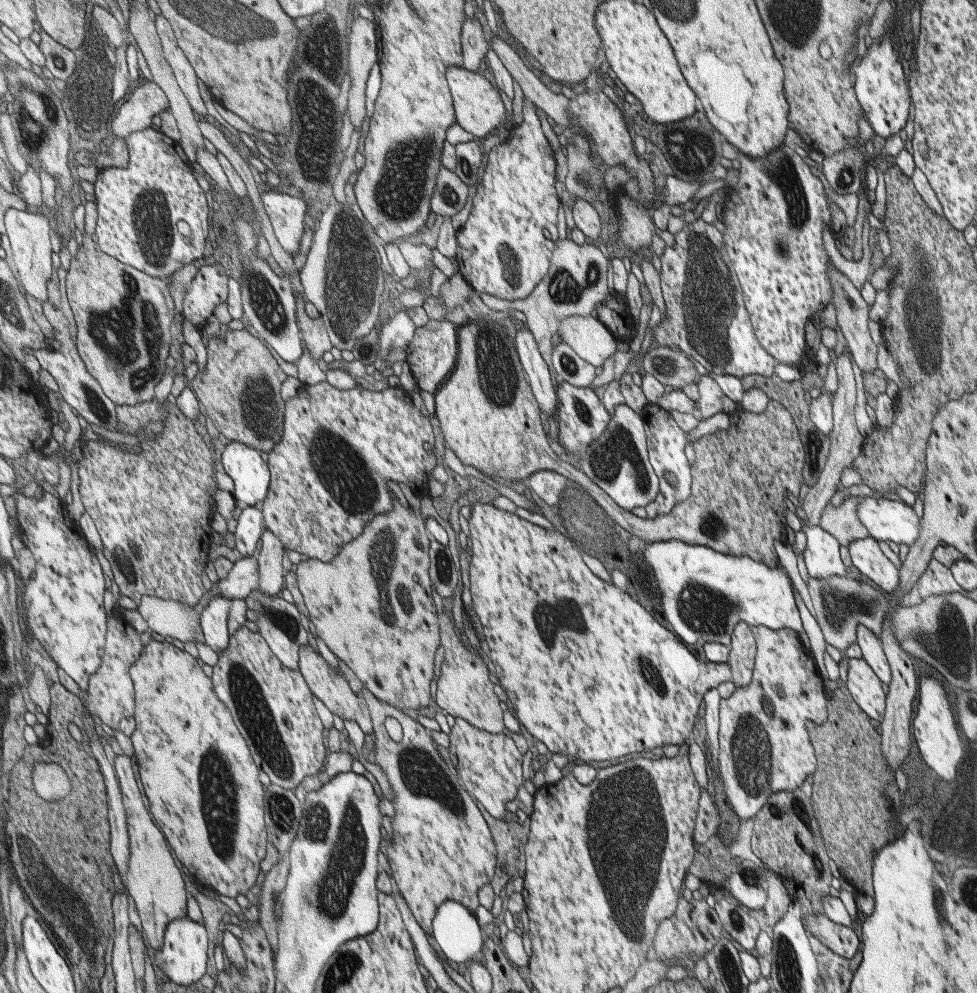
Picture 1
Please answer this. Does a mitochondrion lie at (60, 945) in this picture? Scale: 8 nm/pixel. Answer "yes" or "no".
no

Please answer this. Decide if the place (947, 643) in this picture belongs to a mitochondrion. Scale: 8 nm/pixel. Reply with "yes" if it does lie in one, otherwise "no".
yes

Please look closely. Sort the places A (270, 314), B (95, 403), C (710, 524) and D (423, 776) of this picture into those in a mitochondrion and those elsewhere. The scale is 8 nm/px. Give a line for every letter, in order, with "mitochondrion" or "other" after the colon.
A: mitochondrion
B: mitochondrion
C: mitochondrion
D: mitochondrion

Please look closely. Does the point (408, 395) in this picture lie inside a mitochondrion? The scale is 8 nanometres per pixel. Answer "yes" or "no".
no

